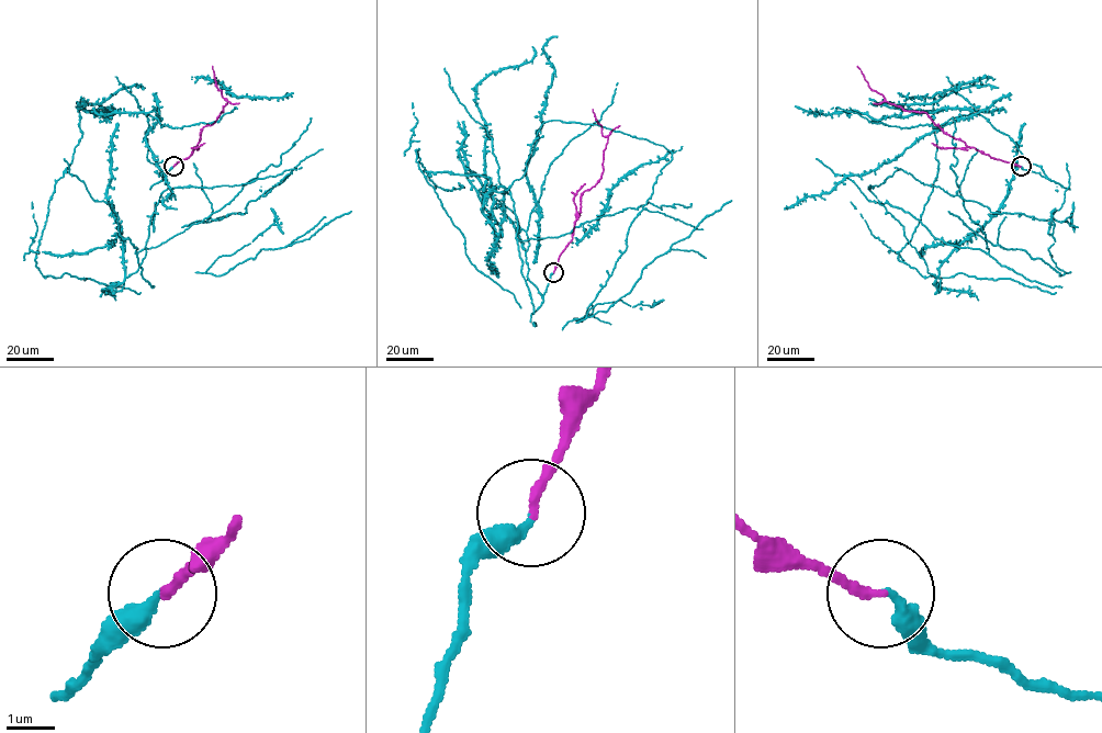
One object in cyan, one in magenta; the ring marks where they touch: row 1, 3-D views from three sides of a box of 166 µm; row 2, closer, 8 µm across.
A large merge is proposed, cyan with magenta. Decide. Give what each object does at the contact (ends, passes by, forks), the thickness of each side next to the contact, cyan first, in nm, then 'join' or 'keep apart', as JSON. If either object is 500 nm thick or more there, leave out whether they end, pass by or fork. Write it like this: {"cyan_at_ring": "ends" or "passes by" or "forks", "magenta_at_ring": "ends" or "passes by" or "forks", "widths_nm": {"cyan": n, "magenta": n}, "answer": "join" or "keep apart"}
{"cyan_at_ring": "ends", "magenta_at_ring": "ends", "widths_nm": {"cyan": 240, "magenta": 190}, "answer": "join"}

